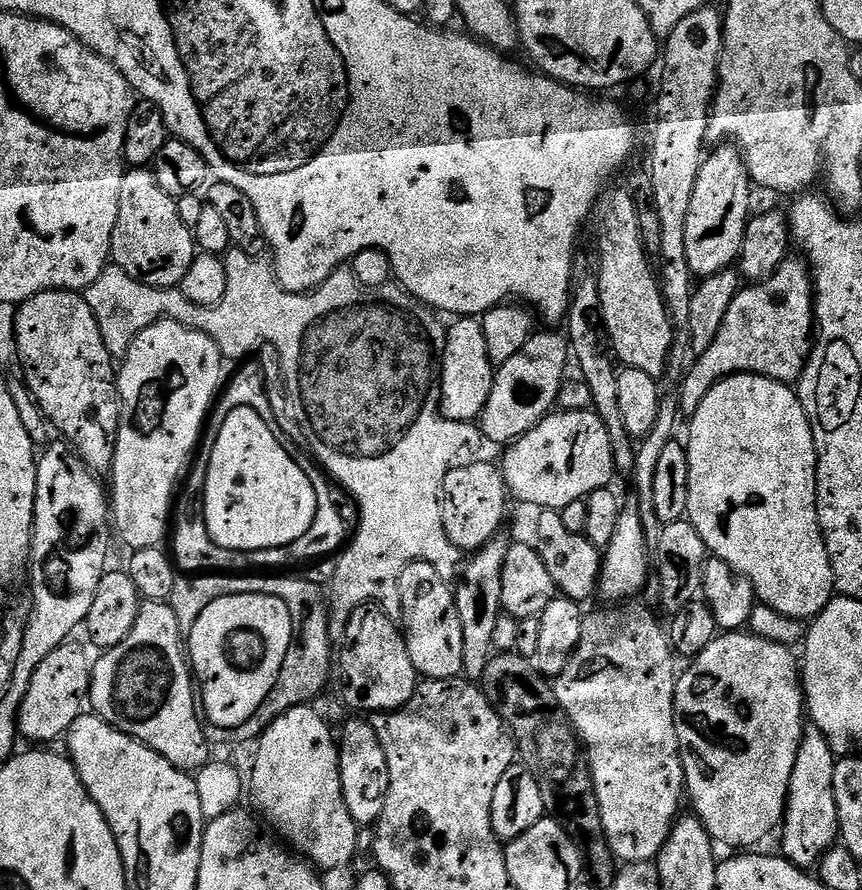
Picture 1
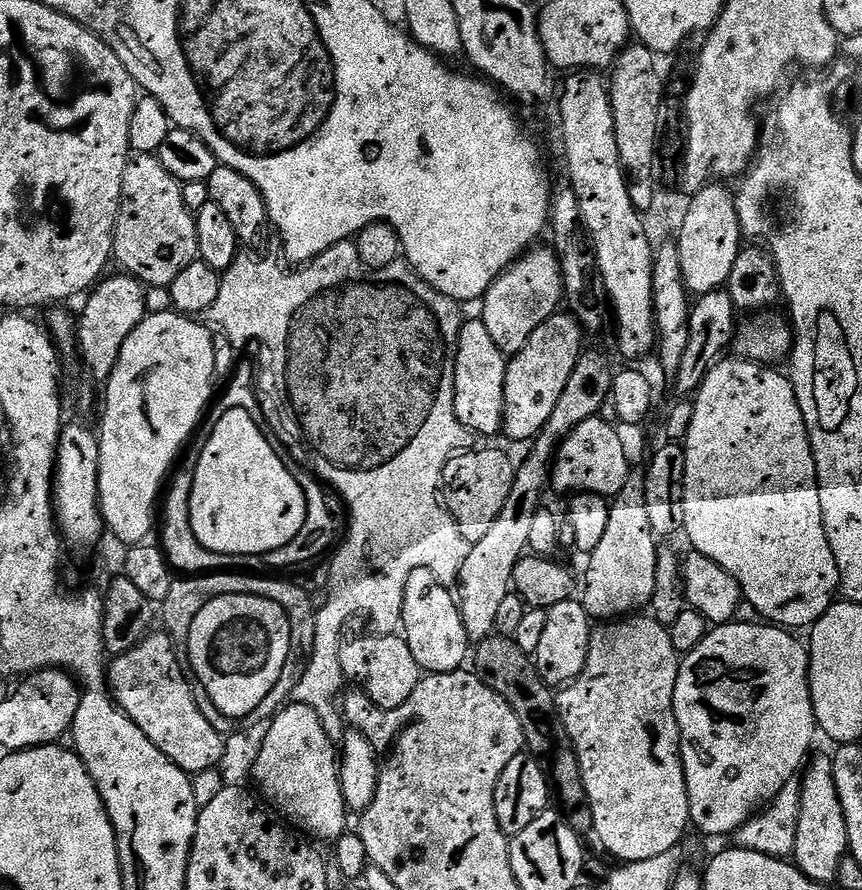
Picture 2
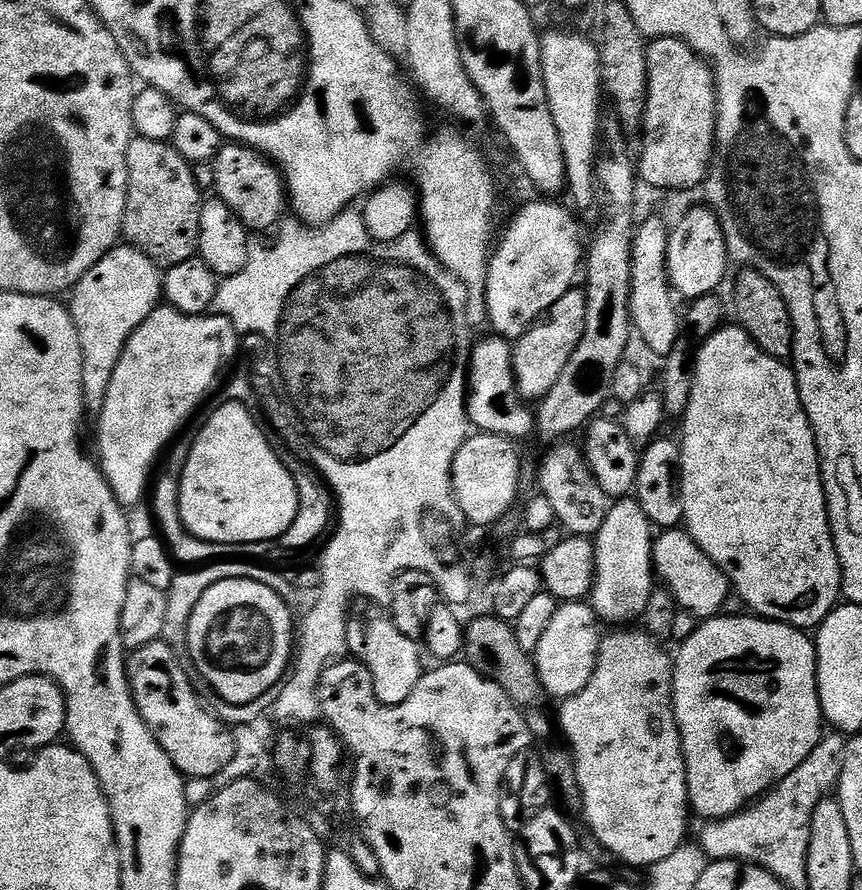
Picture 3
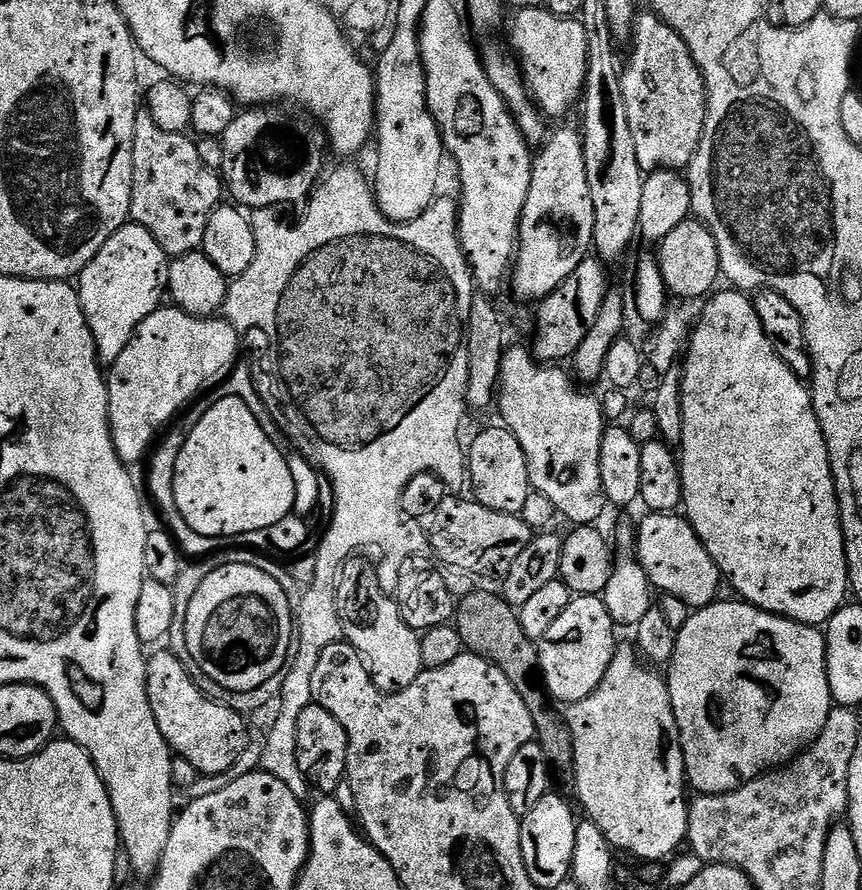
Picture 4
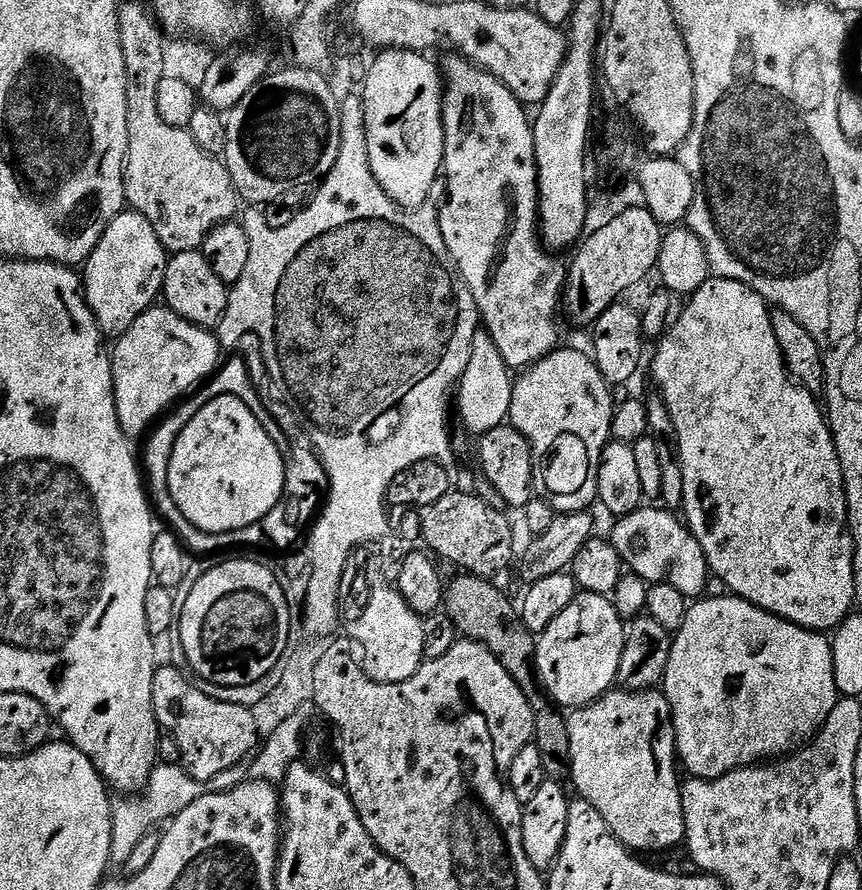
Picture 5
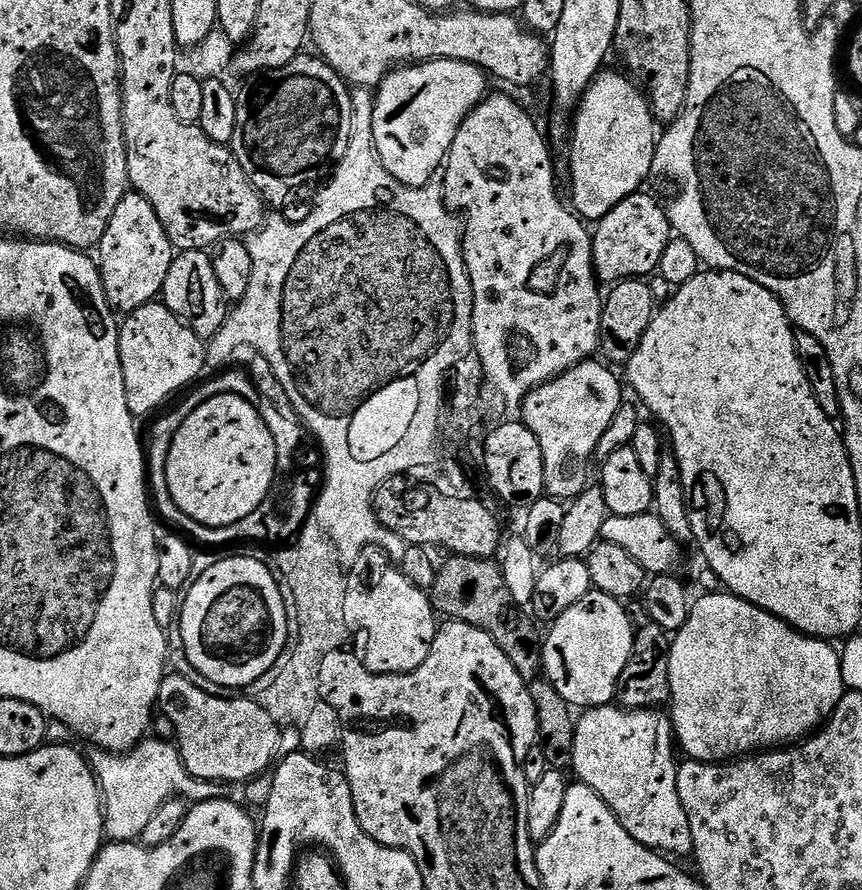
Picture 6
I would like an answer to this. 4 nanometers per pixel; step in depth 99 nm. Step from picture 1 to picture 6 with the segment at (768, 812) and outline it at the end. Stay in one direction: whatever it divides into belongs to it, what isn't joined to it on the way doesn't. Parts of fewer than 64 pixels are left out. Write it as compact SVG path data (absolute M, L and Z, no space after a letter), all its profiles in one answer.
M727 591L704 594L701 600L691 605L688 617L680 631L675 633L672 649L670 650L670 715L672 717L672 731L678 741L678 748L687 759L701 760L707 764L723 764L749 754L759 753L761 750L776 750L781 746L792 746L797 742L813 735L832 715L838 702L844 697L845 687L842 682L842 666L839 651L829 641L815 636L806 636L797 628L792 628L777 616L771 616L766 610L746 602L741 596L734 596Z

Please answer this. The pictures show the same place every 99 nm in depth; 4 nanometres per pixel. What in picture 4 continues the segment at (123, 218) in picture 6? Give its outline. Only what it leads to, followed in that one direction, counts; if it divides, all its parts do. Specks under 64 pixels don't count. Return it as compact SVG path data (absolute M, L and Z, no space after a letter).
M124 224L94 254L94 258L80 271L78 291L90 334L94 334L96 358L101 365L118 362L122 350L130 346L130 338L161 307L166 296L166 273L170 258L158 242L140 224Z

